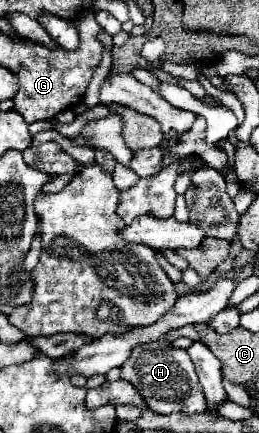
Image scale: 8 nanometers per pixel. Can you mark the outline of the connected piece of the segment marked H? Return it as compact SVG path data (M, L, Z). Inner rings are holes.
M165 344L165 348L159 350L143 350L141 358L137 356L129 358L129 362L125 362L125 366L121 368L121 378L131 382L145 398L149 410L157 414L171 414L171 412L197 414L207 410L203 390L187 350L173 348L171 344Z

